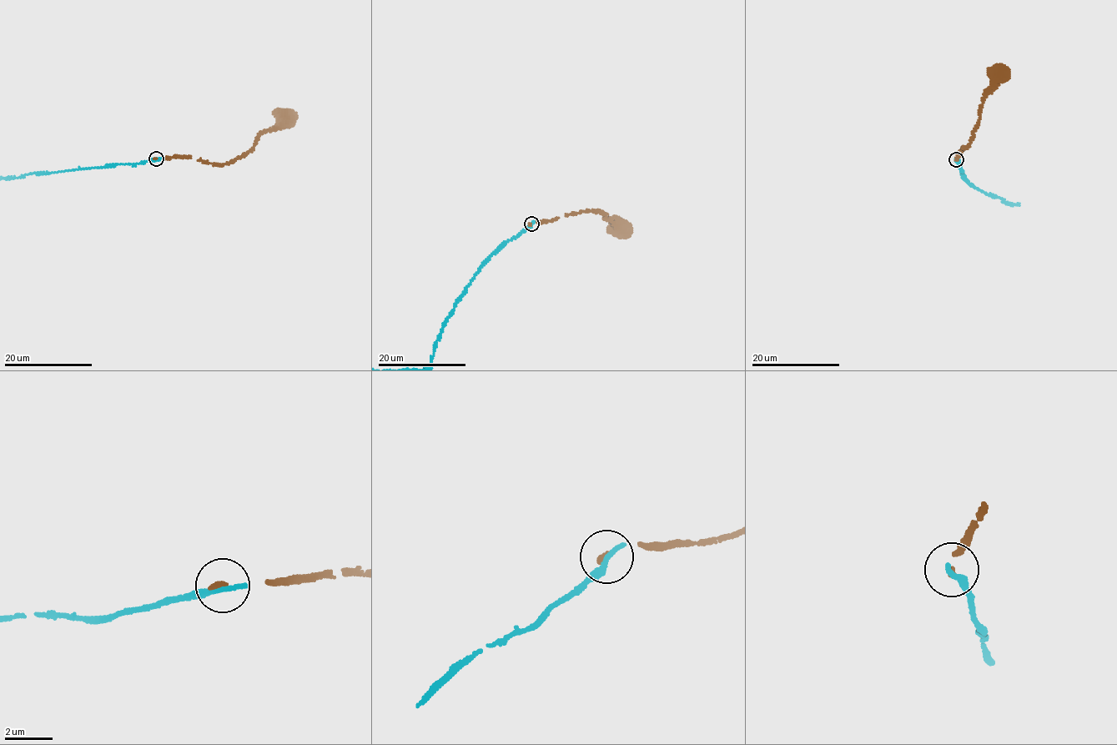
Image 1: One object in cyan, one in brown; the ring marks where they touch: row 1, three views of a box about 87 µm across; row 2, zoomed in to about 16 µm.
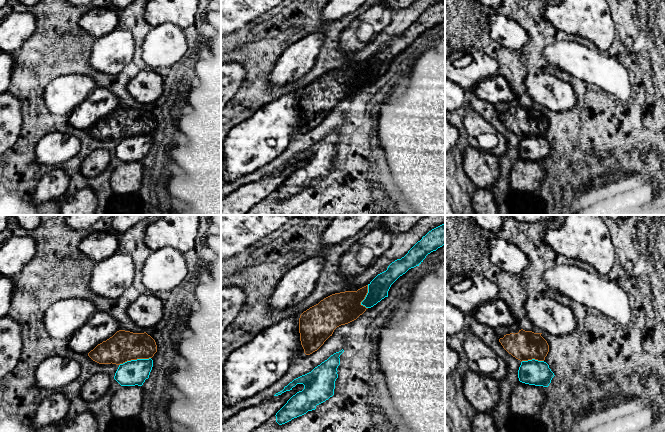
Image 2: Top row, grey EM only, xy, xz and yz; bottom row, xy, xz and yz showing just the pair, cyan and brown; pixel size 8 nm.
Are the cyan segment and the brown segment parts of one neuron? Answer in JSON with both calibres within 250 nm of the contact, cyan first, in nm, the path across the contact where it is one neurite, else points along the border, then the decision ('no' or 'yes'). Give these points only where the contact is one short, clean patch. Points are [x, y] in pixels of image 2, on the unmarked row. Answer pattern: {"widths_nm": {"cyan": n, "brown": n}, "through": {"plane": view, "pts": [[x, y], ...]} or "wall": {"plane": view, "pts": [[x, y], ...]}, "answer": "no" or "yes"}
{"widths_nm": {"cyan": 200, "brown": 240}, "wall": {"plane": "xy", "pts": [[150, 133], [127, 136], [119, 141]]}, "answer": "no"}

